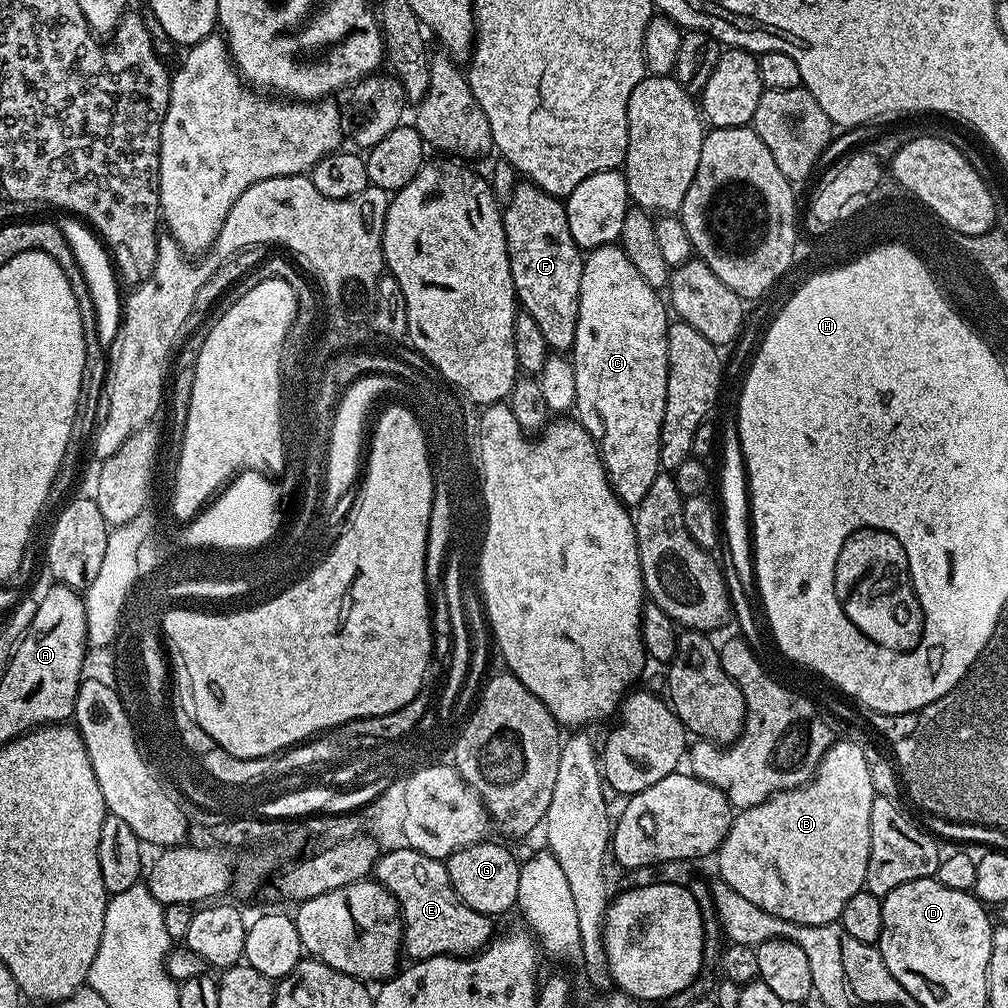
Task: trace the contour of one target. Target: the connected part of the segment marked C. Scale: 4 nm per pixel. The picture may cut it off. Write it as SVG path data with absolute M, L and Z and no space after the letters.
M619 243L615 244L604 244L600 248L593 248L587 253L586 259L584 261L584 277L582 278L582 286L580 287L580 317L576 323L576 343L574 345L574 352L577 352L580 355L580 360L578 359L579 367L582 369L584 367L584 372L588 375L588 380L592 383L592 392L596 395L596 412L600 415L600 424L604 427L604 444L602 440L602 459L604 462L604 467L608 469L609 479L612 481L612 485L615 488L617 495L621 500L624 501L625 505L628 506L639 506L642 501L646 498L650 489L652 489L652 484L656 480L657 476L661 475L662 465L660 462L660 444L663 443L663 426L664 426L664 415L666 414L666 404L668 398L668 326L670 323L670 317L668 317L668 312L670 316L670 308L667 303L664 304L660 301L661 294L655 287L652 287L648 284L647 278L639 272L638 268L635 266L635 263L630 259L627 253L624 251L623 247Z

